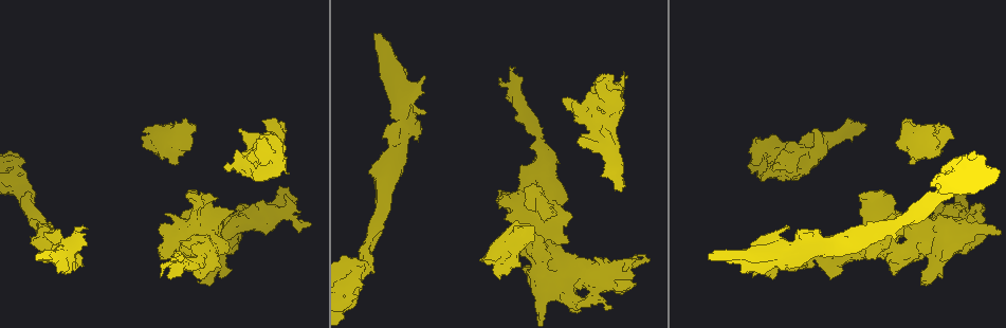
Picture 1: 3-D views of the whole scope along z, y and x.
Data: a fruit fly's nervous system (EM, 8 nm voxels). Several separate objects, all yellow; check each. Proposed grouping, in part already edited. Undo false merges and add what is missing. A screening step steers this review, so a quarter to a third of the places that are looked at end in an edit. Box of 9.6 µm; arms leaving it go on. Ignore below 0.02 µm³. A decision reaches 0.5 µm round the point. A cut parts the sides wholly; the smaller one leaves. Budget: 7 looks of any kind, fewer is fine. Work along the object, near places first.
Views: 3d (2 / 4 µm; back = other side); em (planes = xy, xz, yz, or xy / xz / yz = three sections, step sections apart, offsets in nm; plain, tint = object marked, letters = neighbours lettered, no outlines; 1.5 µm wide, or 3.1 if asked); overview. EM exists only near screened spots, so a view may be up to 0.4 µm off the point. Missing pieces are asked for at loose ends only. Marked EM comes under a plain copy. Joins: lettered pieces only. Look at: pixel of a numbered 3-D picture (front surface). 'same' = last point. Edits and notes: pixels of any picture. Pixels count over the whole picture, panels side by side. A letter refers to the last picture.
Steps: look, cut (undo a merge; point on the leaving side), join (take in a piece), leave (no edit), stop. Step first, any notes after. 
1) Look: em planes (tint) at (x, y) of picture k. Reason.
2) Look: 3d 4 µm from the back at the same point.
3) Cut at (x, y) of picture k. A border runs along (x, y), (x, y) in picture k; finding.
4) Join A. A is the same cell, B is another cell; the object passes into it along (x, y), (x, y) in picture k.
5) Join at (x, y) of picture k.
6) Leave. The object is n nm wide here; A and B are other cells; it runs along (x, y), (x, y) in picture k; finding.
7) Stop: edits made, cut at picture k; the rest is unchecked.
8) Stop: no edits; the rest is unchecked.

Look: em planes (tint) at (533, 209) of picture 1. Free end.

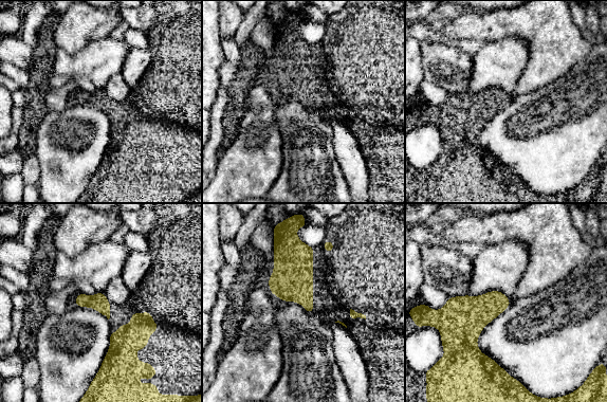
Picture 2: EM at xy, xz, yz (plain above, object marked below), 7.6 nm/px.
Look: em planes (letters) at the same point. What lies round it.

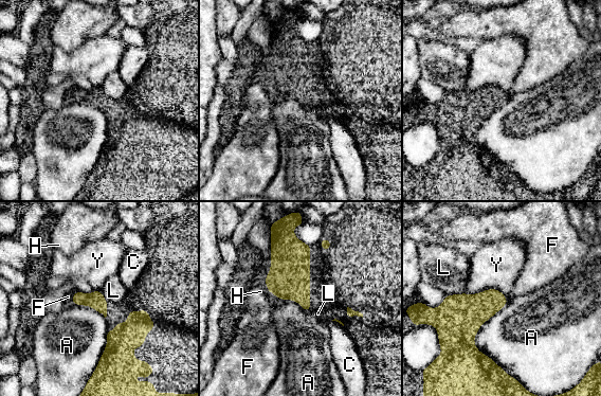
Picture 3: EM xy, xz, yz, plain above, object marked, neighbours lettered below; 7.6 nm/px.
Leave. A, C, F, H, L and Y are other cells; a border runs along (506, 299), (474, 345), (511, 376) in picture 3; none of them fits.

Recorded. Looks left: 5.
Look: em planes (letters) at (482, 260) of picture 1. Stops while still wide.

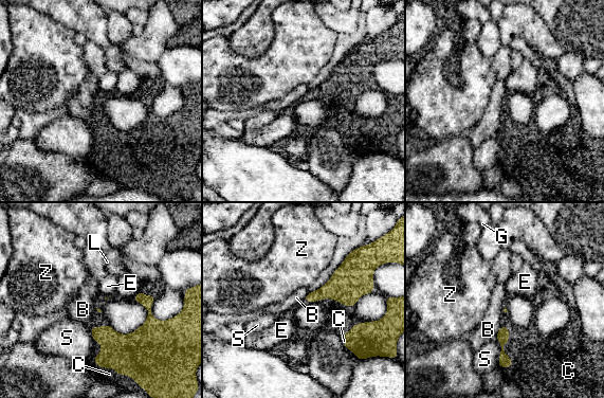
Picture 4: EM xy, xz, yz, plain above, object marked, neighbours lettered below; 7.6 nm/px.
Leave. B, C, E, G, L, S and Z are other cells; a border runs along (501, 325), (495, 337) in picture 4; no lettered piece goes on from it.

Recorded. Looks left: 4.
Look: 3d 4 µm at (83, 233) of picture 1.

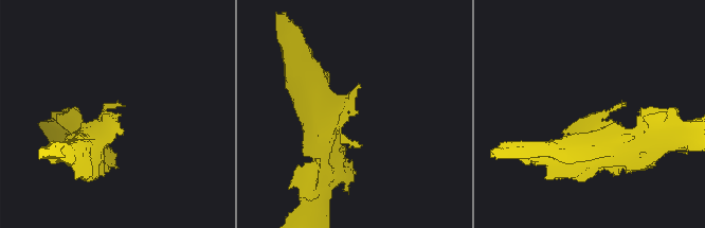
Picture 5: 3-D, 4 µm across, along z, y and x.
Look: em planes (letters) at (358, 113) of picture 5.

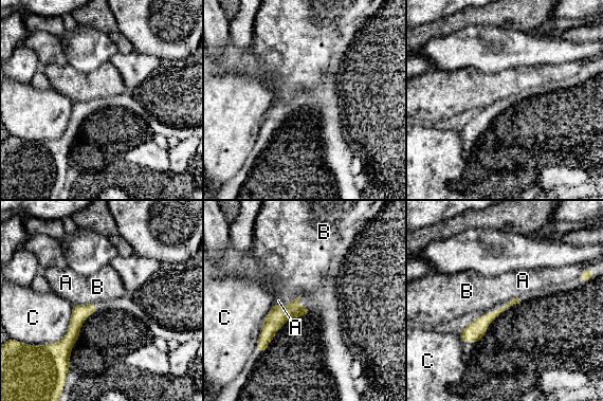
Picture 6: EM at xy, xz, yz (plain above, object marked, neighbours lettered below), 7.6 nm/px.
Leave. The longest contact is with C, 360 nm; A, B and C are other cells; it runs along (518, 301), (505, 305), (468, 336) in picture 6; no lettered piece goes on from it.

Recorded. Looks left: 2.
Stop: no edits; the rest is unchecked.

